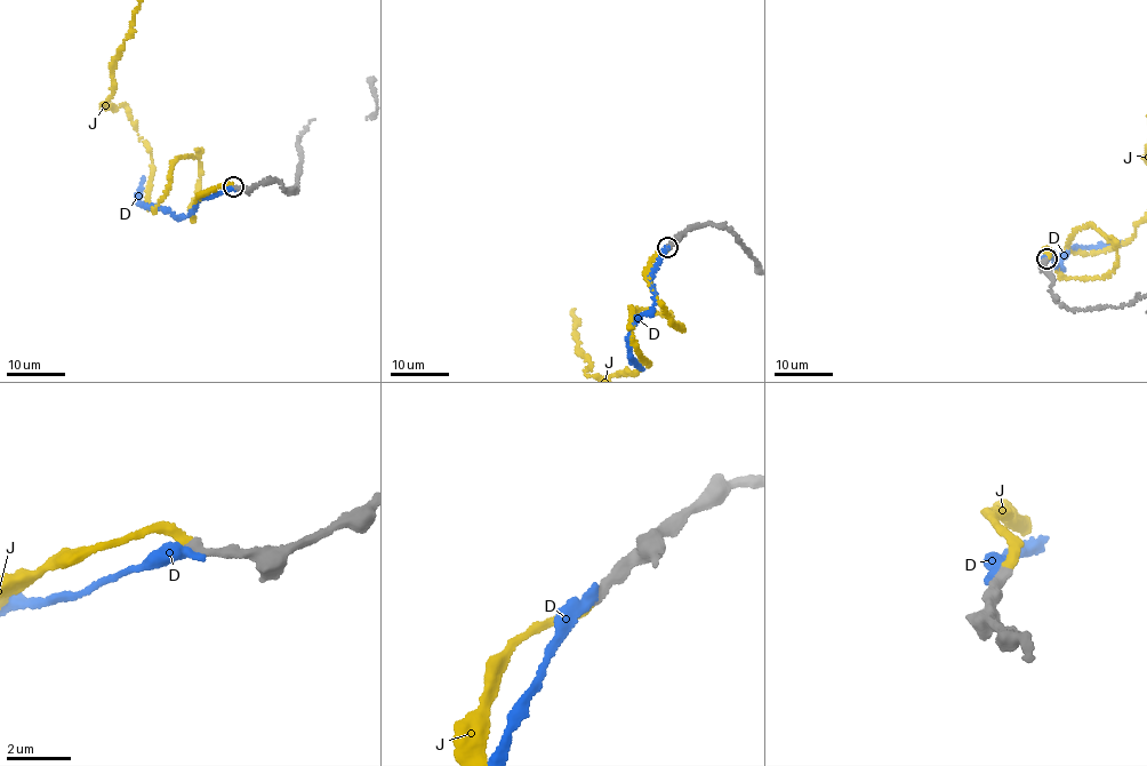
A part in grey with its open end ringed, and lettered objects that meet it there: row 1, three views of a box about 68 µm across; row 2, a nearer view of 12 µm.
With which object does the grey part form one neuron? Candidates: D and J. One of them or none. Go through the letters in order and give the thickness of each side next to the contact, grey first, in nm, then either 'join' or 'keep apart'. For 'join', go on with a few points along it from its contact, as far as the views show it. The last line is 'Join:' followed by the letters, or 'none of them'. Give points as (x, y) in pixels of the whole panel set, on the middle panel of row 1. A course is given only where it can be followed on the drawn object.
D: calibres 340 and 400 nm; keep apart
J: calibres 280 and 300 nm; join
Join: J

